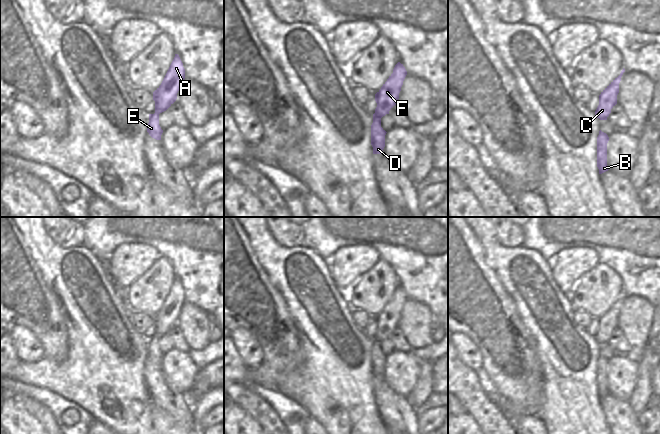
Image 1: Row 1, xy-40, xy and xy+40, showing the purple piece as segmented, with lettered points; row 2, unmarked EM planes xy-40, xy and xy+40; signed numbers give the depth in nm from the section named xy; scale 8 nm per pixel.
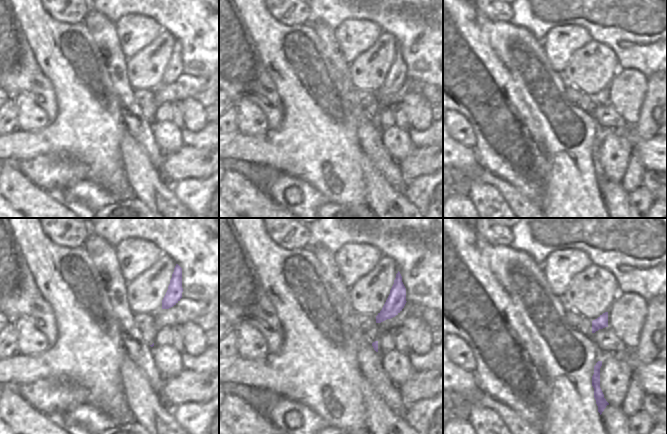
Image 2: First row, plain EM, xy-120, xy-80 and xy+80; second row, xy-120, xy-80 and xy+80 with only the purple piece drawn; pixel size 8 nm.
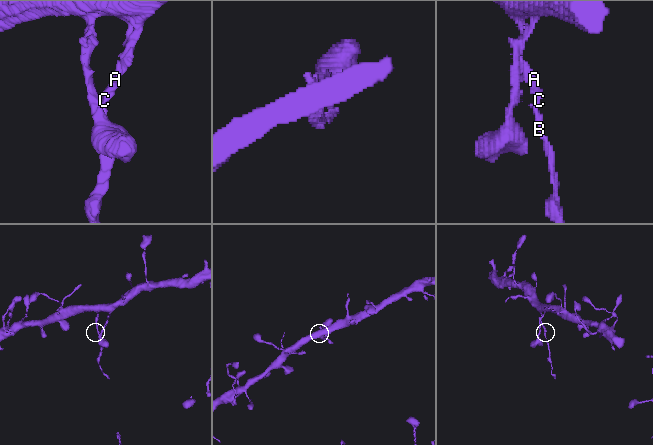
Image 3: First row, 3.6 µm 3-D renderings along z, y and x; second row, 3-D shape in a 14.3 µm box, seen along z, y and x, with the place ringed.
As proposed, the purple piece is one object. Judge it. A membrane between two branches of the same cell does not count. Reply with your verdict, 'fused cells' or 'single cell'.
fused cells

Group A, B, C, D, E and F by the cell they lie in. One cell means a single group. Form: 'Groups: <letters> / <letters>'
Groups: A C F / B D E.

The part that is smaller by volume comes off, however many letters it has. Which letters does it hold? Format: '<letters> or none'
B, D, E

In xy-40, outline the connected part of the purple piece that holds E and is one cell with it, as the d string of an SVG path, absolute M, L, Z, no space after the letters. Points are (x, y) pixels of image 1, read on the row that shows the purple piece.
M156 112L154 114L149 114L149 123L147 125L147 132L152 138L156 140L161 140L163 130L159 125L159 115Z

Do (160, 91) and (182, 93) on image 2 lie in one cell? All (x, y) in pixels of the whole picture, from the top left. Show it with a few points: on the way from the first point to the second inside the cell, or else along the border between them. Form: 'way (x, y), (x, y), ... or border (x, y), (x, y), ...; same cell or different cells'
way (165, 92), (177, 92); same cell

